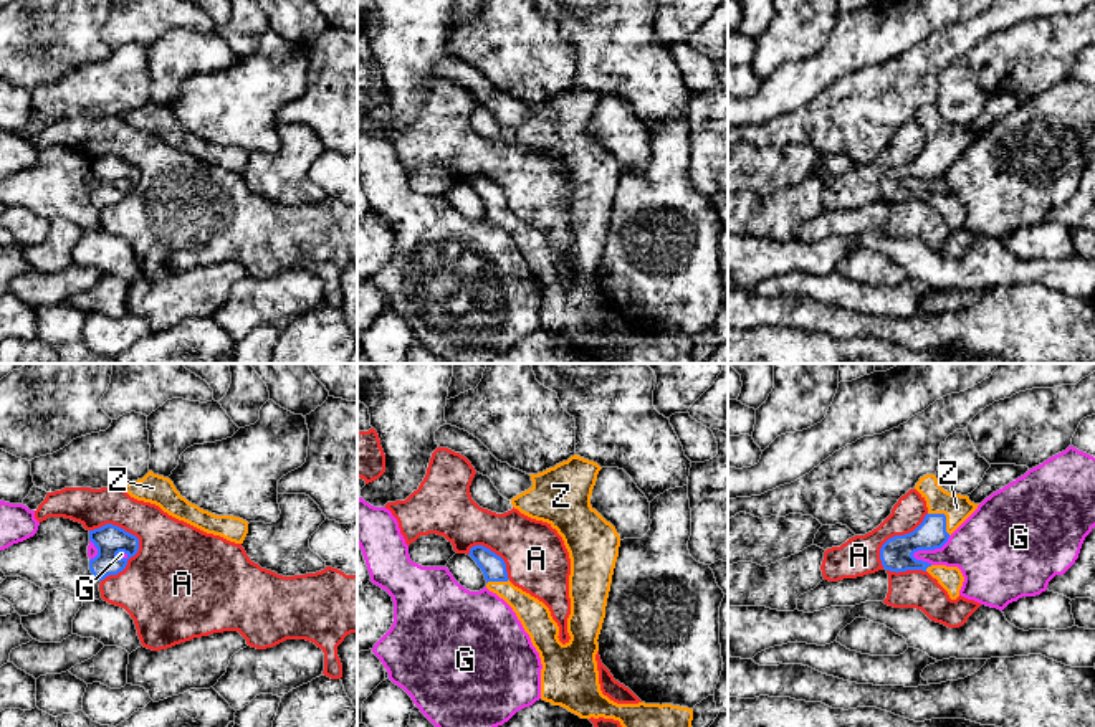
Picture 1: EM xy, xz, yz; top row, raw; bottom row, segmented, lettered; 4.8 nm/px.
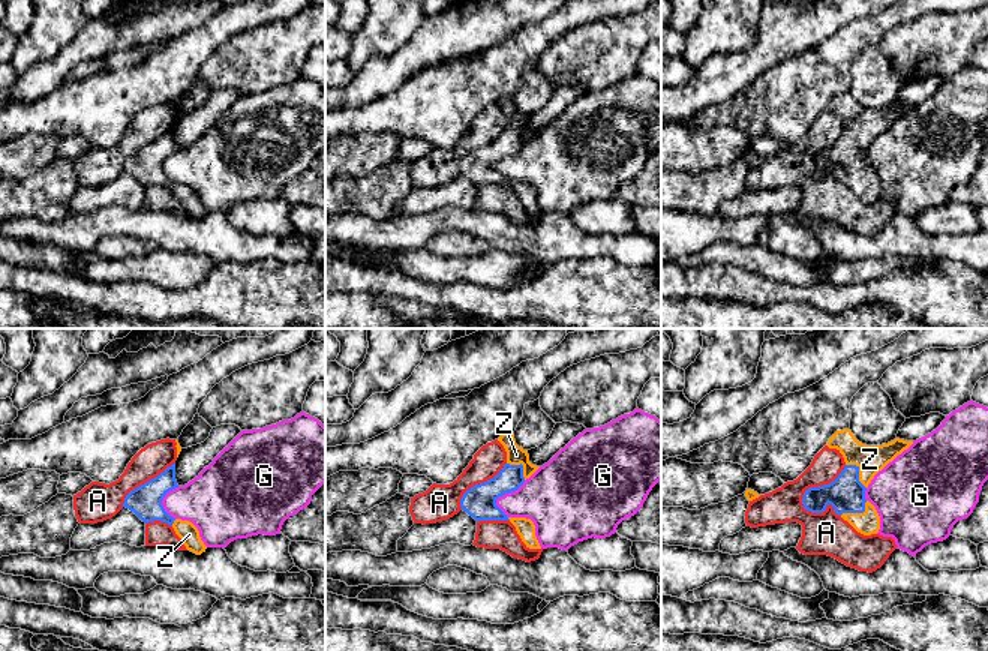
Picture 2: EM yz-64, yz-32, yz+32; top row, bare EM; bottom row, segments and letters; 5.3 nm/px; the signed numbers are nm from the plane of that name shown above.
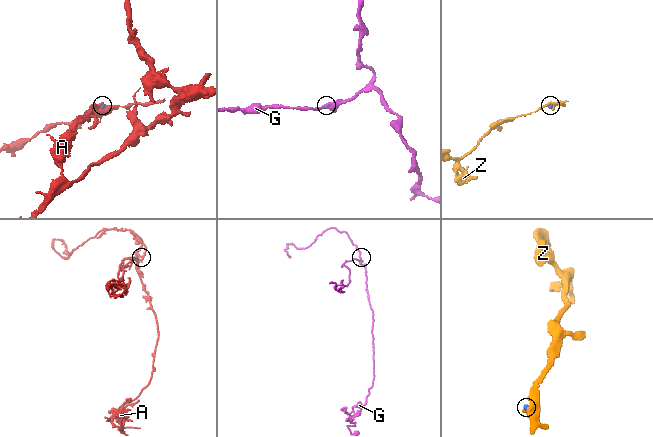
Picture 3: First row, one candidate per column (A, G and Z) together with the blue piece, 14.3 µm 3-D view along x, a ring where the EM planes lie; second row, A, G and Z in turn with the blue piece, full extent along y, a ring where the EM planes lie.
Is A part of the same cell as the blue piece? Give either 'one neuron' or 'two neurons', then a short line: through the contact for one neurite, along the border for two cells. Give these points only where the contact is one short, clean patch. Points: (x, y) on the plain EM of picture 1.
two neurons

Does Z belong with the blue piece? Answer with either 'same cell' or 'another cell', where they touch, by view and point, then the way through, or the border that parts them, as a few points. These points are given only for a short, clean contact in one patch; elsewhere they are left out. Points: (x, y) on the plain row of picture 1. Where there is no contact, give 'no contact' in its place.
same cell; contact yz (945, 147); way yz (930, 164), (945, 147), (956, 137)

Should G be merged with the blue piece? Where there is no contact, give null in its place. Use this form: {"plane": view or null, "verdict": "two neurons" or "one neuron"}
{"plane": "yz", "verdict": "two neurons"}

